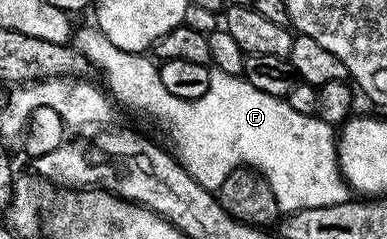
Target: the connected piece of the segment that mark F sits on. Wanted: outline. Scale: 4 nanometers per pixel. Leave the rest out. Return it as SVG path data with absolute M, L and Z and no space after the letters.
M97 26L77 27L73 33L72 46L93 67L95 64L106 74L106 82L110 86L109 95L117 103L119 100L132 111L151 116L170 135L169 147L184 166L184 170L188 170L188 174L192 174L192 178L196 178L200 186L217 190L236 166L235 152L238 155L239 165L256 169L270 183L272 194L276 194L276 202L283 213L304 210L312 206L336 206L351 199L351 189L342 177L340 144L339 141L338 144L334 141L335 125L325 124L317 116L299 114L298 111L292 110L289 99L264 94L264 90L256 90L256 86L249 84L241 75L233 76L221 72L216 67L210 68L208 94L195 100L176 98L176 94L168 94L164 82L160 82L159 65L149 55L141 56L138 53L141 51L108 42L106 35Z

